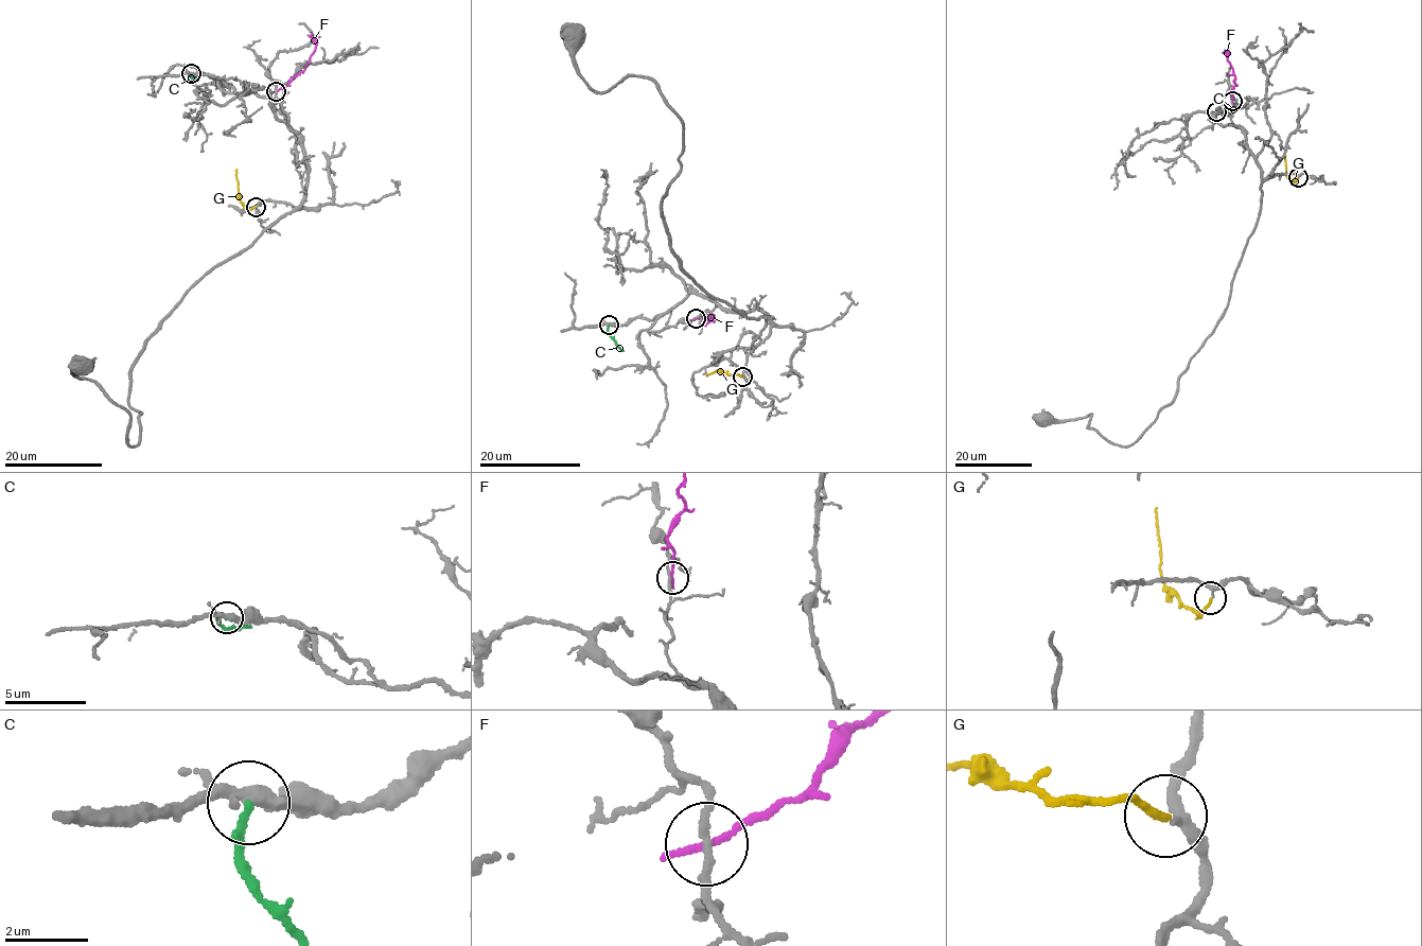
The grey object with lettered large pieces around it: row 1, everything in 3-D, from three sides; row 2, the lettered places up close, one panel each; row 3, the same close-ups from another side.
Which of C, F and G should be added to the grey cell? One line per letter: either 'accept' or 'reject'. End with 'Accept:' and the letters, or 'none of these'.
C: reject
F: reject
G: accept
Accept: G

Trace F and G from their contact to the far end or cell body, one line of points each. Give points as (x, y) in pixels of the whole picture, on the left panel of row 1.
F: (276, 91), (309, 65), (316, 42), (306, 35)
G: (256, 206), (246, 209), (241, 202), (238, 169)

